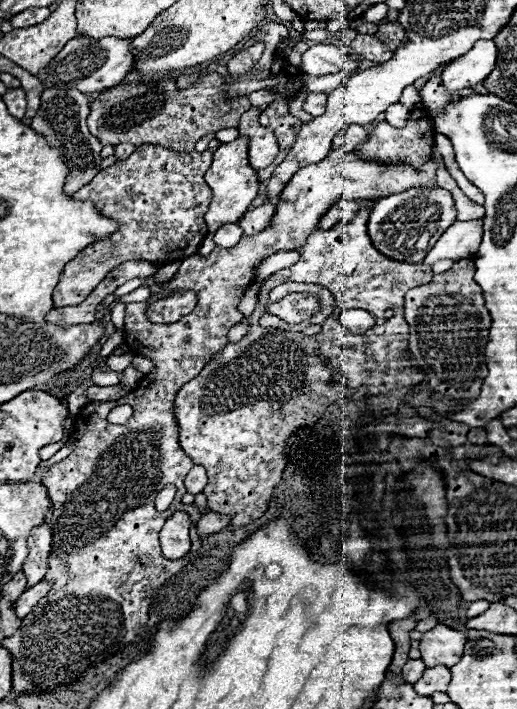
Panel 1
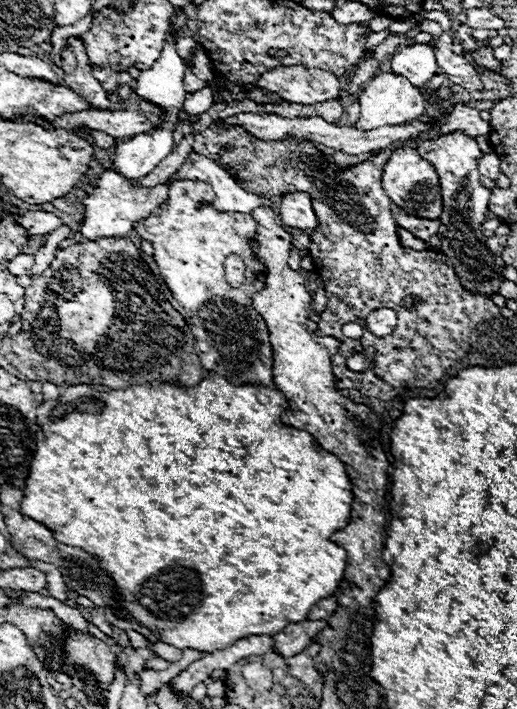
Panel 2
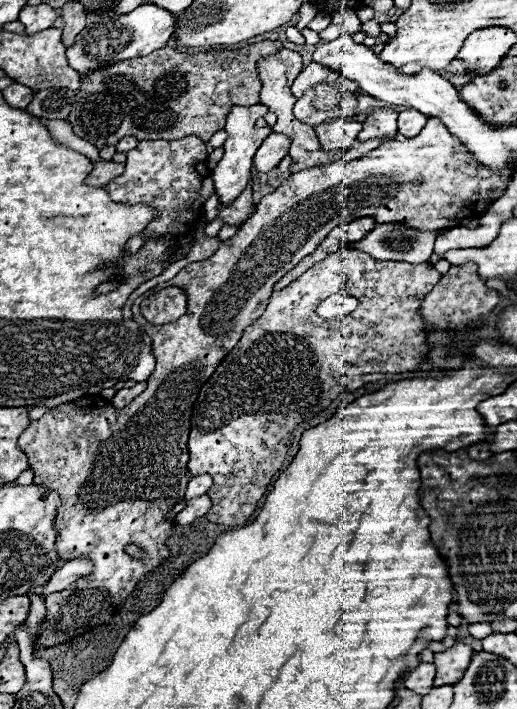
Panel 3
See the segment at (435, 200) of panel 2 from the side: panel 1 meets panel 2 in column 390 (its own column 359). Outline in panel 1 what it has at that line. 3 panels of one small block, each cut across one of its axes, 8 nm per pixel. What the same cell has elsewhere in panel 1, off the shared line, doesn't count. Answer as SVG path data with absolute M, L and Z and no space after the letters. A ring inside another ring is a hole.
M334 150L318 164L304 166L298 170L288 186L278 196L282 204L276 204L276 214L272 222L268 224L268 230L262 230L260 234L252 234L252 238L242 236L242 240L234 248L220 248L216 246L208 256L200 256L198 252L188 256L182 266L178 268L176 276L166 286L169 291L194 290L198 294L196 308L184 316L180 322L174 324L152 324L146 318L146 308L153 301L166 297L166 292L150 294L150 298L144 302L132 302L126 308L126 320L124 320L124 342L130 346L130 350L138 350L142 356L150 358L154 362L154 370L148 372L136 386L136 390L118 400L118 402L88 402L78 416L74 418L74 448L72 452L52 468L48 468L42 474L42 484L48 488L50 500L52 500L52 552L48 558L48 574L44 580L54 580L52 590L46 598L36 604L32 614L22 622L22 626L4 640L4 648L12 654L12 688L14 692L28 692L28 690L52 690L56 686L72 682L76 676L80 676L86 668L92 664L102 662L110 654L118 652L120 648L142 642L148 638L148 610L150 610L150 596L164 584L172 574L178 574L180 568L184 568L192 554L186 554L178 560L168 560L162 556L158 534L164 522L178 510L186 512L190 516L190 524L194 526L200 518L200 512L192 504L182 504L180 498L186 494L184 478L190 472L190 458L184 454L184 450L178 444L178 422L174 416L174 398L178 390L196 378L200 370L210 362L210 358L220 352L228 340L228 330L238 324L244 316L238 312L238 304L242 296L248 292L250 284L254 282L258 264L268 258L270 254L282 252L282 250L298 250L308 240L308 234L318 228L320 218L332 208L340 198L350 200L380 200L388 194L400 194L400 190L410 190L412 186L438 186L436 184L437 164L429 160L419 170L412 170L408 164L382 164L378 160L360 158L356 152L344 152ZM130 404L134 408L132 418L118 426L108 424L106 416L112 408ZM164 486L176 486L176 498L170 504L166 512L156 512L154 498Z

